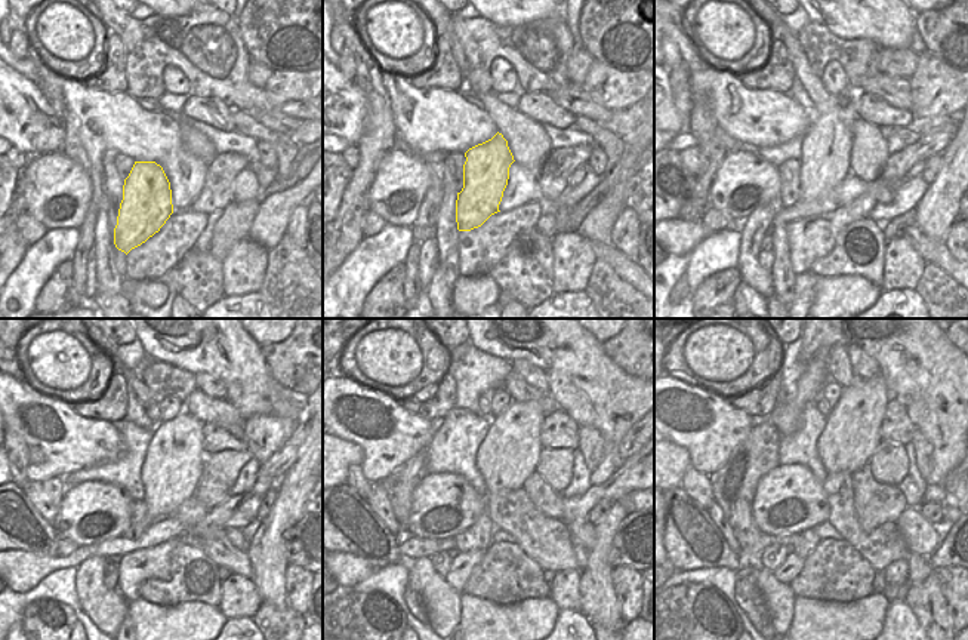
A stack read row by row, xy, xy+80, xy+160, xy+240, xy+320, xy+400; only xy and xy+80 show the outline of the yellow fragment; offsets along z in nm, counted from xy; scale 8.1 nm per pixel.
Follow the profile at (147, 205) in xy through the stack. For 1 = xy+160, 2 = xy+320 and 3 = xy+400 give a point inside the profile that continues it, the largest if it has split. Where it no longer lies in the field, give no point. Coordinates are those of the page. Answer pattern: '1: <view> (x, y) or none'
1: xy+160 (825, 160)
2: xy+320 (509, 452)
3: xy+400 (853, 430)

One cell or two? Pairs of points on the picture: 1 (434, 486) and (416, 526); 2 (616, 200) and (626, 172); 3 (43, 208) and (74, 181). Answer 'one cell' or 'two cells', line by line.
1: one cell
2: two cells
3: one cell

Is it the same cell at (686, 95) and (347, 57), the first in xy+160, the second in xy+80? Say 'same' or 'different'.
same

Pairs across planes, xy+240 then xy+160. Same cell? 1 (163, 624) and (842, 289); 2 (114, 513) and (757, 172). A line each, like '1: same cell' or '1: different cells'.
1: same cell
2: same cell

